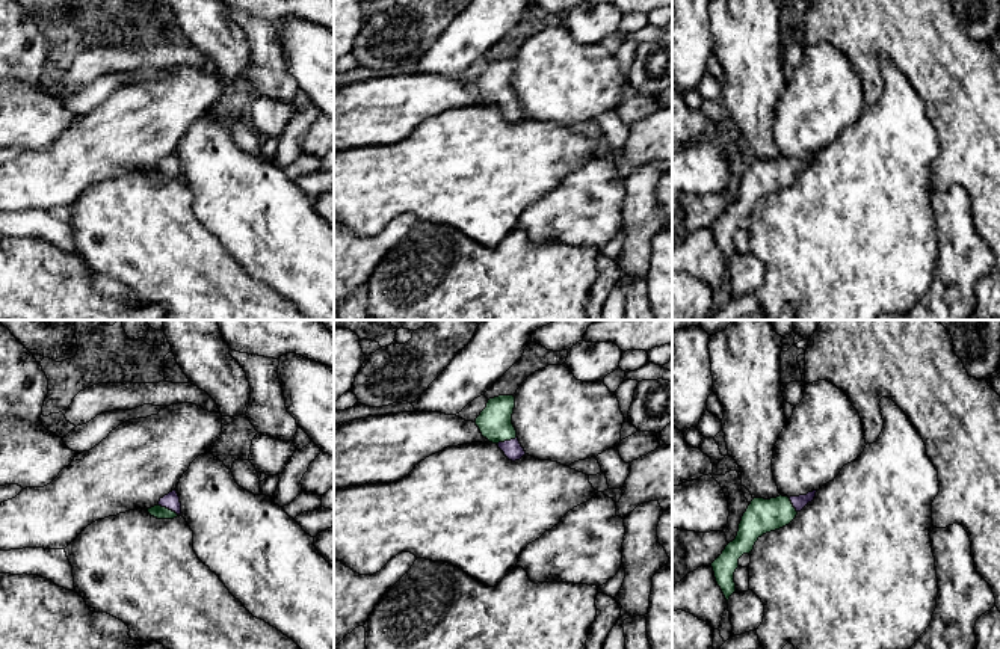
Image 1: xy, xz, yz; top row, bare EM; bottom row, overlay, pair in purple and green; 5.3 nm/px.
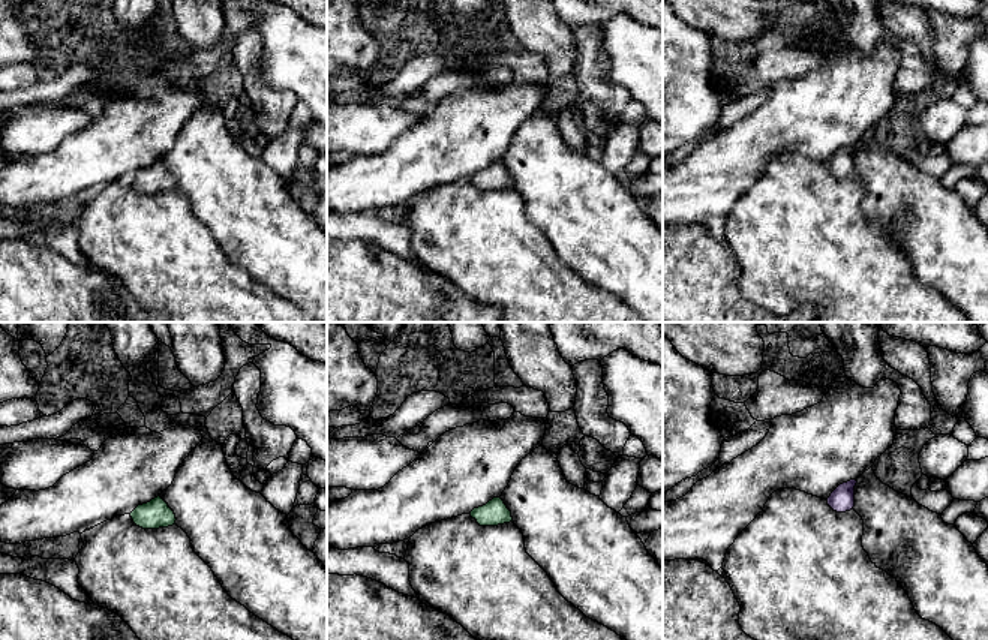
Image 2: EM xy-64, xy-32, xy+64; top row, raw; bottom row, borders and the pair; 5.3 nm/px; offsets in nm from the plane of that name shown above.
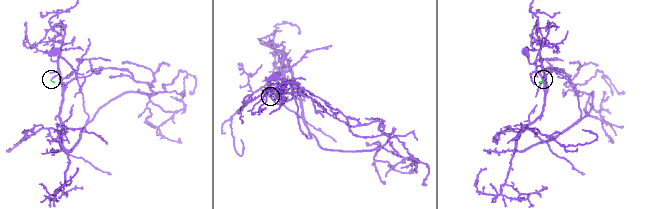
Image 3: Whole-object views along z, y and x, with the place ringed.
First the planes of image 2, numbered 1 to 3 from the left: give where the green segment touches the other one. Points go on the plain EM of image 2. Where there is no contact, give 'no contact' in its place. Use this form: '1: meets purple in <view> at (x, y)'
1: no contact
2: no contact
3: no contact

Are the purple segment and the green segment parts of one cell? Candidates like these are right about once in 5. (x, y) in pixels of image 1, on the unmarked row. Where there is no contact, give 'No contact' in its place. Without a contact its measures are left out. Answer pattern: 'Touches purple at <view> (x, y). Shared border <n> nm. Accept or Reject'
Touches purple at xy (168, 169). Shared border 130 nm. Accept

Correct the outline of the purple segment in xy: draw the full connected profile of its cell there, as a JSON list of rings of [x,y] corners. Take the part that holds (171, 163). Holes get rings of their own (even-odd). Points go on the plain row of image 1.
[[[177,152],[160,160],[159,166],[148,171],[148,175],[157,181],[174,181],[181,177],[181,165]]]

